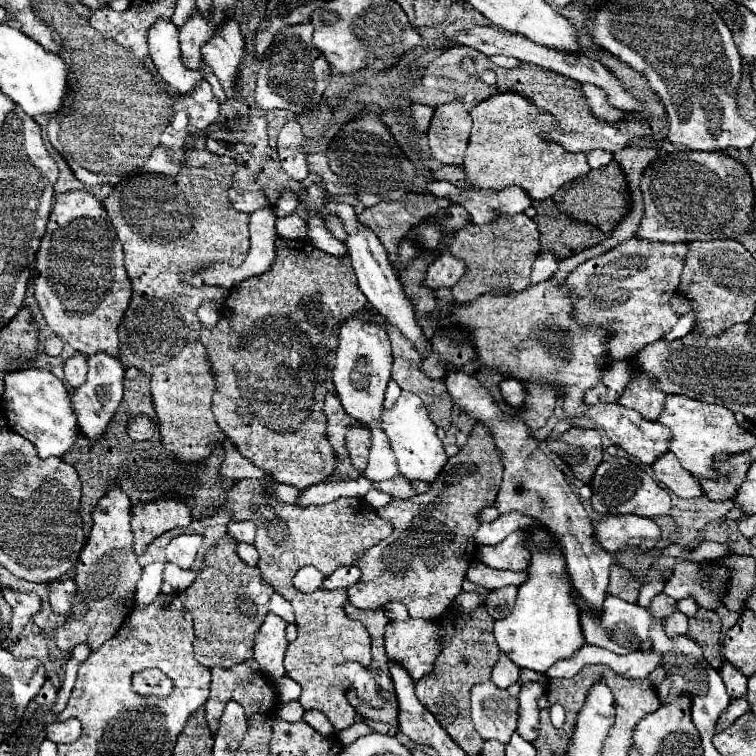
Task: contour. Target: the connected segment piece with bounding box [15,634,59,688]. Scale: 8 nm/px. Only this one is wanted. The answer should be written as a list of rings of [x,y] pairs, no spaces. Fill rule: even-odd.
[[[29,634],[25,640],[21,640],[15,646],[15,656],[19,656],[19,658],[33,656],[33,658],[41,660],[45,664],[47,680],[51,680],[59,688],[59,674],[55,670],[55,658],[51,656],[49,642],[47,642],[47,638],[43,634]]]

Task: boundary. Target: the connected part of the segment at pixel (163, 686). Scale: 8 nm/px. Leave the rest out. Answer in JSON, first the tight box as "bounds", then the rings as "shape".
{"bounds":[133,668,173,696],"shape":[[[149,668],[133,676],[133,690],[143,696],[169,696],[173,682],[161,670]]]}

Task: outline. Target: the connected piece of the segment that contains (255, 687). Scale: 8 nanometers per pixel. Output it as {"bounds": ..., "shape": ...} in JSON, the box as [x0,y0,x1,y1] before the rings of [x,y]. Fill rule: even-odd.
{"bounds":[205,662,279,734],"shape":[[[243,662],[243,664],[237,664],[233,668],[221,668],[221,666],[215,666],[211,668],[211,694],[205,702],[205,710],[207,710],[207,722],[209,722],[209,728],[211,732],[215,734],[217,728],[219,728],[219,718],[221,718],[221,712],[225,710],[225,704],[229,700],[235,700],[237,704],[241,704],[245,708],[245,718],[249,722],[249,718],[253,714],[265,714],[265,716],[275,716],[277,714],[277,708],[279,708],[279,698],[277,698],[277,692],[275,692],[275,684],[273,680],[265,678],[263,674],[259,674],[251,664]]]}

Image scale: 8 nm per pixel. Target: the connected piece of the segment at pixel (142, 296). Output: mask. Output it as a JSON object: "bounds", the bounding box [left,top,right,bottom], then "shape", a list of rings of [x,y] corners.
{"bounds":[103,138,249,460],"shape":[[[197,138],[191,144],[185,144],[185,164],[177,176],[145,172],[129,176],[123,182],[113,186],[113,192],[103,200],[103,206],[109,214],[109,220],[117,232],[119,242],[123,244],[125,268],[133,282],[133,298],[119,324],[121,356],[125,368],[135,366],[143,374],[151,376],[151,396],[157,412],[159,434],[163,446],[181,460],[203,460],[215,448],[215,440],[225,436],[217,426],[217,420],[211,412],[213,396],[213,374],[209,372],[209,362],[205,348],[199,340],[201,322],[197,318],[197,308],[207,300],[223,302],[227,292],[215,286],[193,288],[187,282],[181,282],[183,272],[195,272],[201,266],[213,262],[227,262],[231,266],[241,266],[249,250],[249,232],[247,232],[247,214],[237,212],[229,198],[227,190],[231,188],[235,176],[235,160],[229,156],[219,156],[209,152],[205,138]]]}

